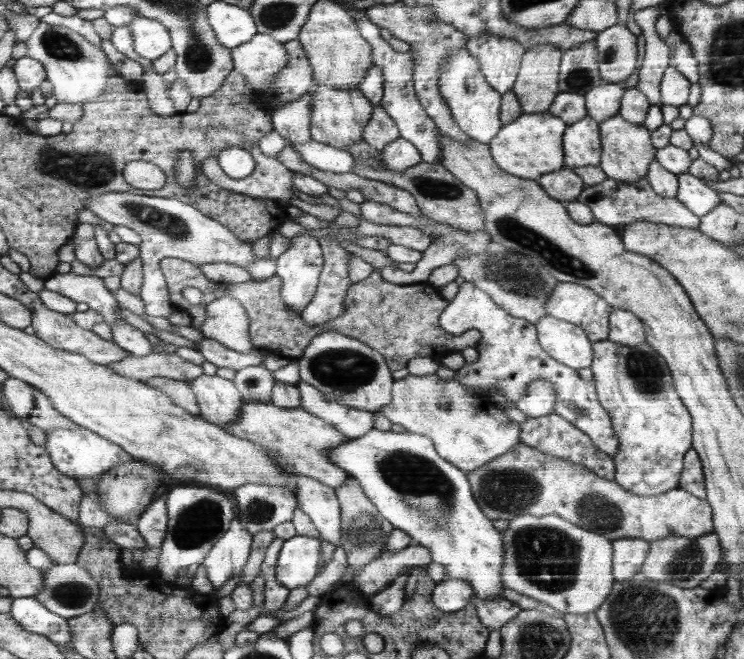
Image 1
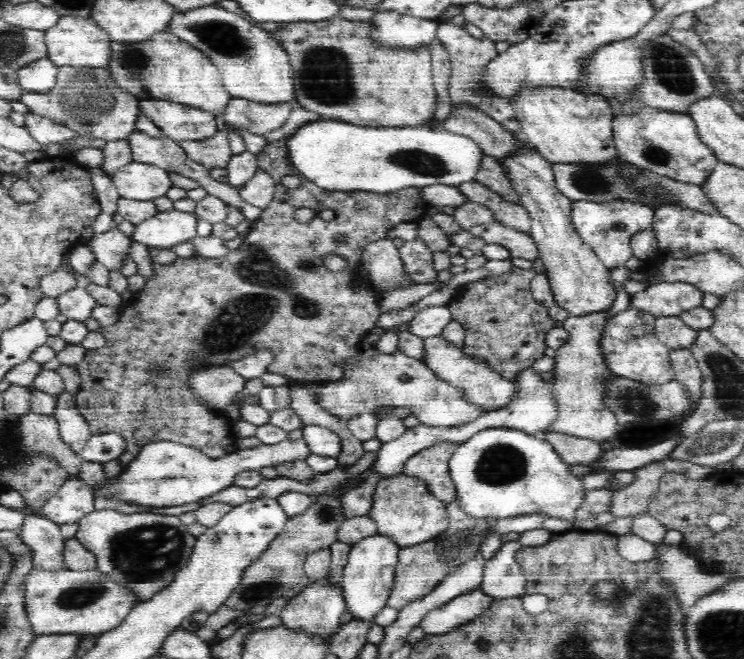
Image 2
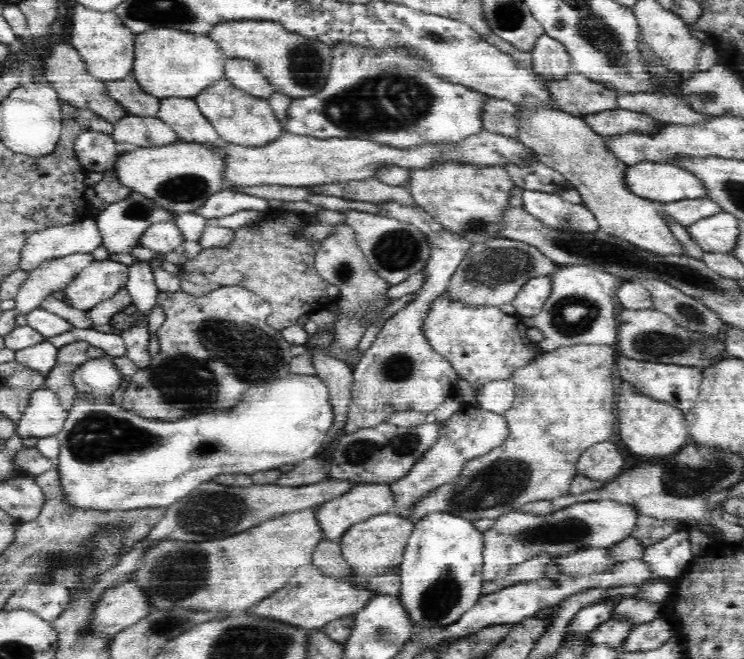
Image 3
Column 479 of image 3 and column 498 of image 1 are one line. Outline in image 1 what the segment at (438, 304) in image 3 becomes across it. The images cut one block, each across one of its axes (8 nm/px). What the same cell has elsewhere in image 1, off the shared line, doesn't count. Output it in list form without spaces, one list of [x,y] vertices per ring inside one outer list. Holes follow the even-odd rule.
[[[465,281],[459,285],[459,292],[440,316],[439,324],[452,335],[460,335],[470,330],[483,333],[483,340],[475,347],[479,354],[478,359],[463,365],[456,371],[453,380],[464,384],[476,395],[479,395],[483,388],[495,389],[508,402],[516,403],[523,399],[532,382],[536,382],[536,379],[546,379],[554,385],[556,391],[554,413],[571,421],[576,428],[583,429],[605,453],[611,457],[616,456],[618,436],[612,430],[610,416],[600,405],[595,382],[584,380],[575,368],[570,368],[548,355],[539,344],[538,330],[531,321],[511,316],[491,300],[490,294]]]

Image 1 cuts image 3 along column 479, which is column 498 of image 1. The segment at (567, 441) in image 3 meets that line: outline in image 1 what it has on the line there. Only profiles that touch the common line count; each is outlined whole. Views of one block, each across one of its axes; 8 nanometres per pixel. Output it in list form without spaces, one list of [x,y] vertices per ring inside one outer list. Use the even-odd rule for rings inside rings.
[[[518,443],[506,455],[468,472],[480,508],[492,520],[510,520],[520,514],[558,514],[572,524],[590,528],[614,542],[623,538],[655,541],[672,535],[699,538],[715,532],[714,509],[706,499],[678,486],[656,496],[628,492],[616,480],[600,477],[581,464]]]

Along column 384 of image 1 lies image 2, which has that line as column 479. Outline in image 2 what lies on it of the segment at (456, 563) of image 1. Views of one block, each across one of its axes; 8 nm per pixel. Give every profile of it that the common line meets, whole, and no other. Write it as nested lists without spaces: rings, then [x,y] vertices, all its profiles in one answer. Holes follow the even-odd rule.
[[[494,427],[485,428],[480,432],[474,433],[469,439],[466,439],[463,443],[459,443],[456,451],[449,460],[449,473],[450,478],[453,480],[453,484],[456,484],[457,494],[455,500],[460,501],[461,508],[464,509],[468,516],[477,516],[477,518],[495,518],[500,520],[502,518],[514,518],[514,516],[524,516],[524,514],[545,514],[546,517],[561,518],[572,523],[574,521],[574,514],[576,514],[576,508],[580,508],[582,500],[584,500],[584,492],[587,490],[582,487],[582,479],[576,477],[574,473],[570,473],[570,465],[564,462],[560,455],[555,451],[555,448],[538,435],[528,434],[520,429],[508,428],[508,427]]]

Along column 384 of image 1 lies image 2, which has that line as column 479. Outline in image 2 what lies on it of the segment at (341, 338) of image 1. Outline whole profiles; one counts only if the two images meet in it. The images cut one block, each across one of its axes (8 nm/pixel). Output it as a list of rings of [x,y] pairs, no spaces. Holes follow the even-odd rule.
[[[442,334],[438,337],[424,339],[423,347],[425,352],[422,362],[426,363],[426,367],[434,371],[438,378],[458,387],[467,402],[490,411],[507,406],[515,398],[516,383],[514,380],[508,380],[502,376],[489,364],[488,360],[485,360],[485,357],[470,356],[464,349],[456,348],[448,343]]]

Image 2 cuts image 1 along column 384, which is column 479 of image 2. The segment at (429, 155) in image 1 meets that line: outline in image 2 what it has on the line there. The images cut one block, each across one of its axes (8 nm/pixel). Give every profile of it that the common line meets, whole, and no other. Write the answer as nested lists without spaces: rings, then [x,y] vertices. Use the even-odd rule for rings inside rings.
[[[440,21],[437,28],[436,38],[447,49],[452,65],[452,74],[450,74],[448,94],[450,95],[451,108],[458,104],[470,104],[474,108],[480,108],[486,116],[493,118],[499,122],[506,130],[510,132],[522,132],[518,126],[518,119],[514,114],[514,103],[511,97],[496,97],[496,95],[486,95],[486,91],[482,91],[483,70],[491,60],[494,60],[499,53],[496,51],[495,43],[486,37],[476,39],[472,37],[463,27],[454,25],[451,21]]]

